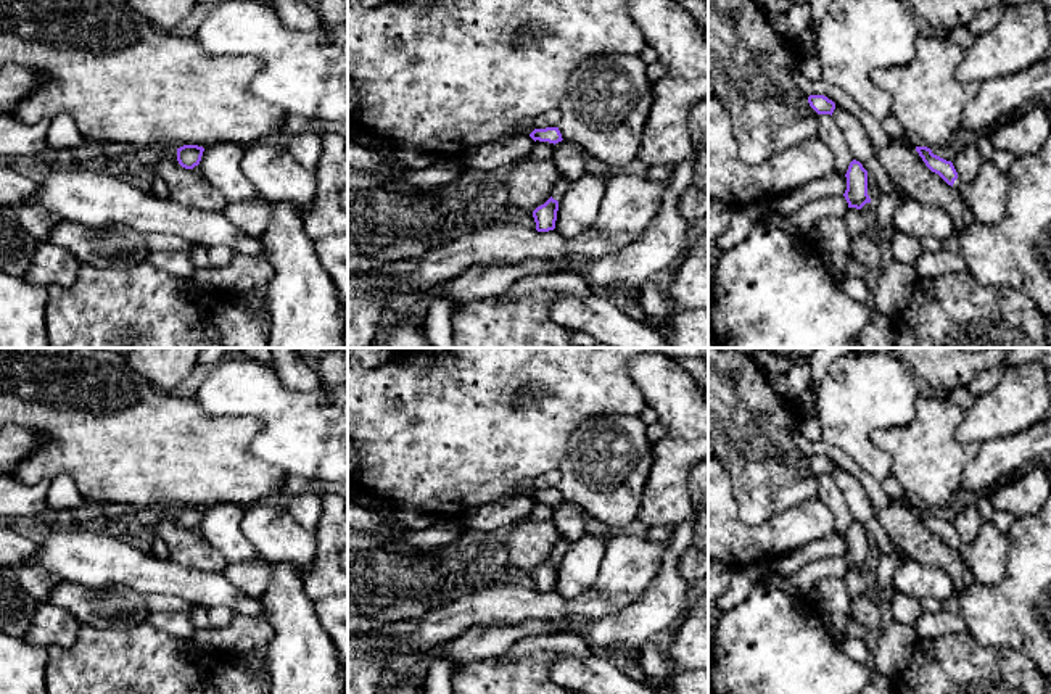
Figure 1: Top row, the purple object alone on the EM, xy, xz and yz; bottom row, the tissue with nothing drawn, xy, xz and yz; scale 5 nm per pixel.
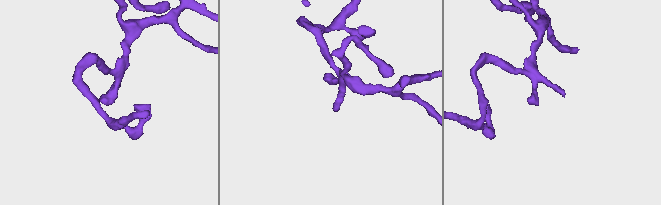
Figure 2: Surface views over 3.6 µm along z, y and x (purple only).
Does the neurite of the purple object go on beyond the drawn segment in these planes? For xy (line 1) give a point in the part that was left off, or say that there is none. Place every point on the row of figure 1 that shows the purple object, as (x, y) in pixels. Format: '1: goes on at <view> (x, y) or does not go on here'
1: does not go on here

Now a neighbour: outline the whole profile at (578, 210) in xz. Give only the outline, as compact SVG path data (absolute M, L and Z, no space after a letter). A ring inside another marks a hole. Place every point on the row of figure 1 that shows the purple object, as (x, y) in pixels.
M586 172L571 180L558 204L555 230L565 238L573 238L591 229L597 221L604 195L602 174Z

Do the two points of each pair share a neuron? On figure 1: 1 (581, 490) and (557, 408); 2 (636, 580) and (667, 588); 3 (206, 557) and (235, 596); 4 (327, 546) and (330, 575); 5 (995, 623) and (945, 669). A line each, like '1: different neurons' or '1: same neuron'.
1: different neurons
2: different neurons
3: different neurons
4: same neuron
5: different neurons

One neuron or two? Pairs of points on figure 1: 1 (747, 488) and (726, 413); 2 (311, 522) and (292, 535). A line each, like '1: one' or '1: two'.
1: one
2: two

